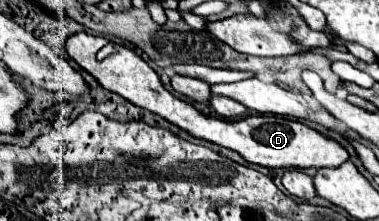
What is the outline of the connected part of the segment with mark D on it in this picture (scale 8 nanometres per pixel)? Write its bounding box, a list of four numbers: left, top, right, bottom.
[66,33,350,169]

